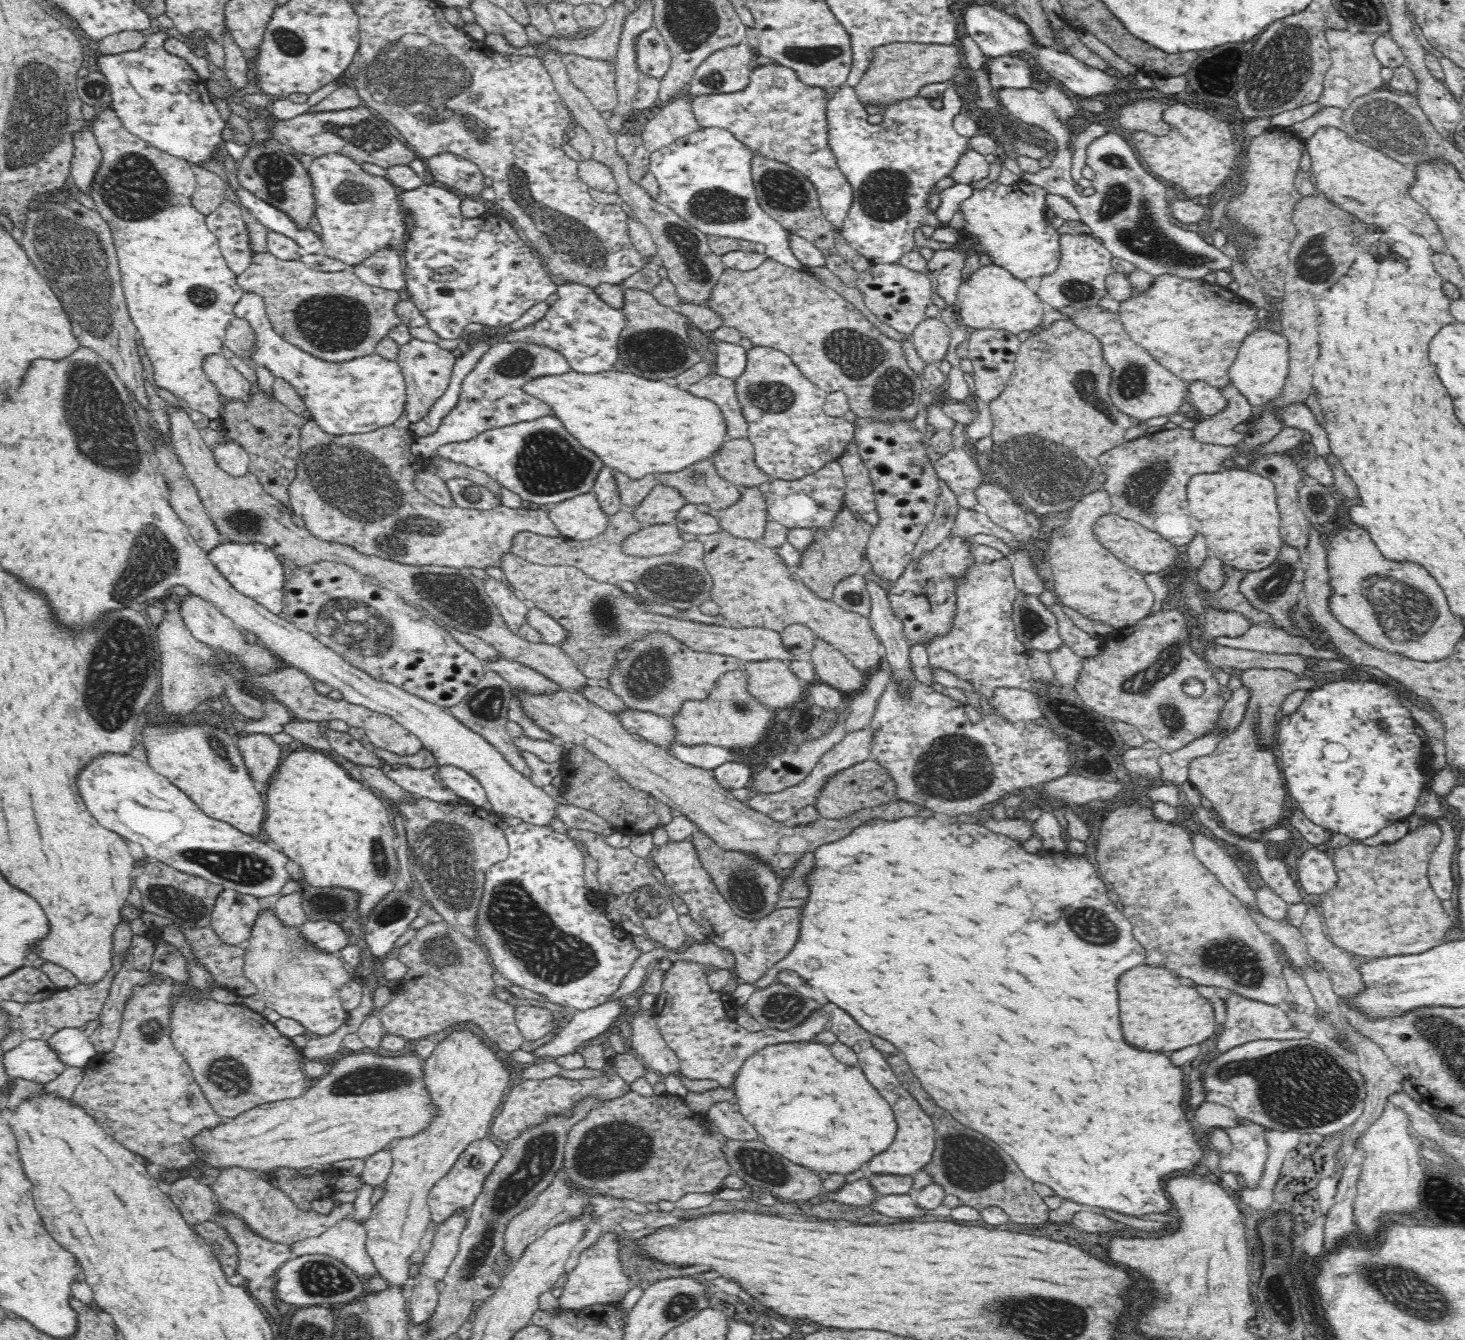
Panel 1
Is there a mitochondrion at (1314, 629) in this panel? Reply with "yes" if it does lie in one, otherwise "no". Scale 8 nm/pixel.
no

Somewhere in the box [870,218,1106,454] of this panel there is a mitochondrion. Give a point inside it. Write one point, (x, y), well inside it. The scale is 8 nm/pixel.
(1077, 290)

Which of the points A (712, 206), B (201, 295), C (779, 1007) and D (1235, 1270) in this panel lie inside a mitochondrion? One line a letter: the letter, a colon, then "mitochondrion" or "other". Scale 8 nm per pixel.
A: mitochondrion
B: mitochondrion
C: mitochondrion
D: other

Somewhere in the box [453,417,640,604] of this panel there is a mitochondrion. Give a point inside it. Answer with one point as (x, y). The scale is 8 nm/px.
(547, 463)

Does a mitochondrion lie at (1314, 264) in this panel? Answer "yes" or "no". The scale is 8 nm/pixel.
yes

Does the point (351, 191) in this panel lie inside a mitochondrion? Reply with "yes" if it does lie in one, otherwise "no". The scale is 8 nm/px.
yes

